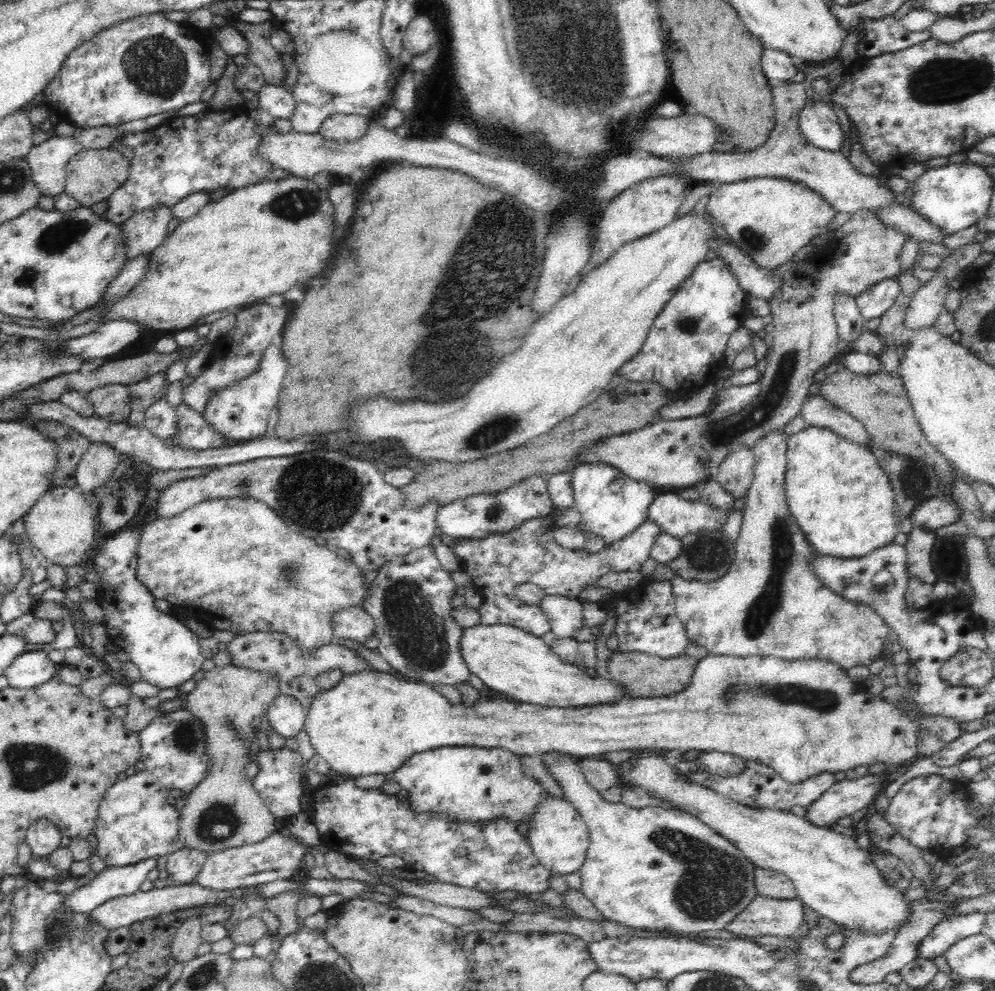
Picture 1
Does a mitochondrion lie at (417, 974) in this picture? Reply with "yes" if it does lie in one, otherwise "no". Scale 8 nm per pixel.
no

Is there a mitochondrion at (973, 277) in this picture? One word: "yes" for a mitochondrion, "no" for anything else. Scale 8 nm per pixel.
no

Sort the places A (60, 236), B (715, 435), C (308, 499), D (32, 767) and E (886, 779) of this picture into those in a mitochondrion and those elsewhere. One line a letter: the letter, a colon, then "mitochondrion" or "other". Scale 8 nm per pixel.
A: mitochondrion
B: mitochondrion
C: mitochondrion
D: mitochondrion
E: other

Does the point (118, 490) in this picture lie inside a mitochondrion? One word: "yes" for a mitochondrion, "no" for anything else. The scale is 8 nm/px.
yes

